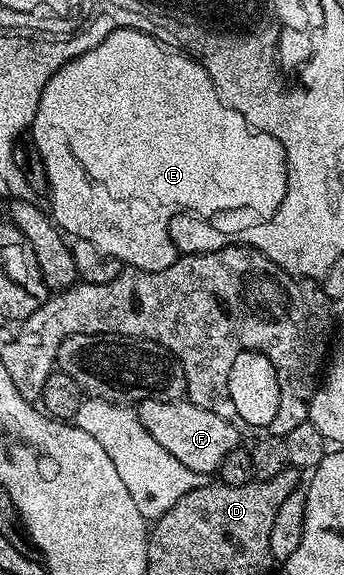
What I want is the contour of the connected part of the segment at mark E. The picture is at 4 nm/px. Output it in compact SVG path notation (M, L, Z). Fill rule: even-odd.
M132 27L126 28L125 33L104 35L96 42L93 49L81 53L75 59L70 59L65 65L61 65L61 69L57 69L57 73L53 73L53 77L49 77L41 93L41 101L37 105L33 121L29 124L29 139L37 145L37 153L41 153L41 161L47 174L45 195L46 198L51 198L49 214L55 220L55 226L75 239L93 241L93 245L105 249L105 253L113 253L113 257L117 257L128 268L136 271L169 269L169 265L173 265L173 261L178 259L181 253L171 240L167 219L161 217L152 223L139 223L138 217L134 215L135 207L129 200L114 199L111 196L117 194L119 190L136 191L147 199L155 198L157 202L164 203L167 207L180 207L183 211L192 211L195 214L192 216L195 217L211 217L207 215L219 215L222 211L256 211L259 217L270 217L281 205L287 188L287 158L281 141L277 141L269 133L255 130L247 123L245 117L241 117L241 113L237 113L232 107L227 107L221 101L209 73L198 59L193 59L178 49L172 49L166 43L160 43L153 36Z

